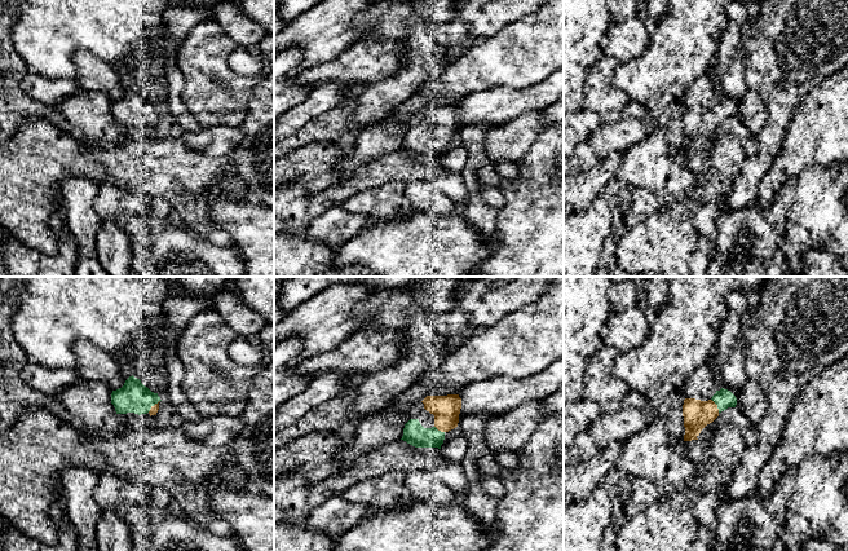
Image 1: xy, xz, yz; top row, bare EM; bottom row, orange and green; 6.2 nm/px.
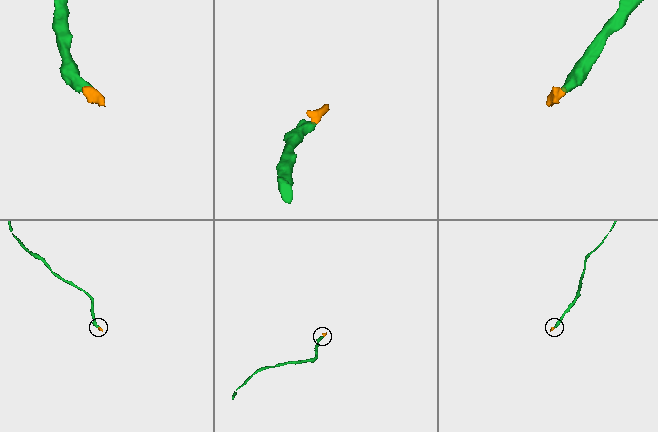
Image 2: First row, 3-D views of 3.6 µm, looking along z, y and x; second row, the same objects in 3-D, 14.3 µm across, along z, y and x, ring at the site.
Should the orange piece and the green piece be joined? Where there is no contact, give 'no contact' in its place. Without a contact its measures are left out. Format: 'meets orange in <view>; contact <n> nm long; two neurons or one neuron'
meets orange in yz; contact 100 nm long; one neuron

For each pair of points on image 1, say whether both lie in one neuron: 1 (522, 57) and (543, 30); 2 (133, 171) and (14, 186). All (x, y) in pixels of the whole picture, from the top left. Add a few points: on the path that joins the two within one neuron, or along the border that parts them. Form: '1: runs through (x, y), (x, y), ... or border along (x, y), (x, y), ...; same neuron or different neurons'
1: runs through (529, 51), (543, 36); same neuron
2: runs through (104, 161), (96, 158), (44, 158); same neuron

